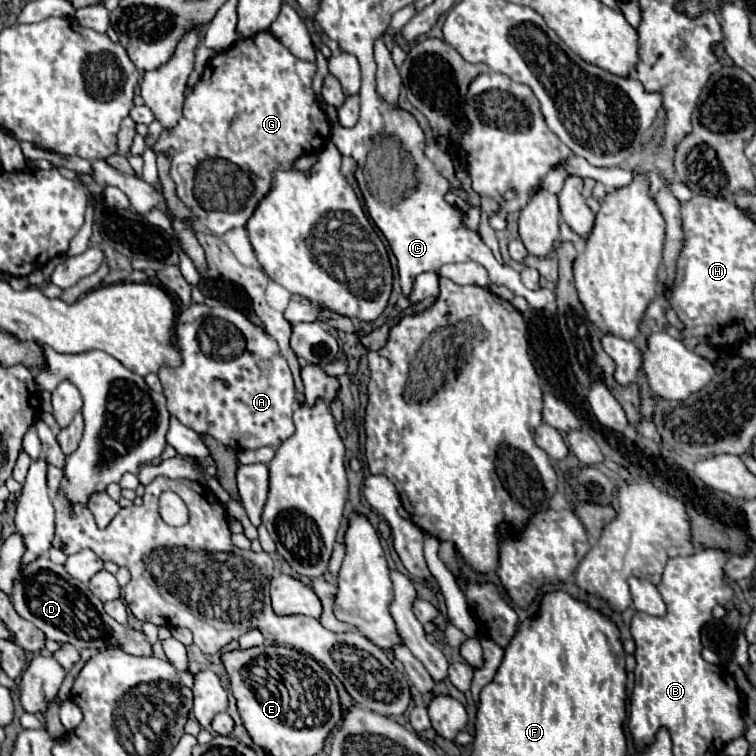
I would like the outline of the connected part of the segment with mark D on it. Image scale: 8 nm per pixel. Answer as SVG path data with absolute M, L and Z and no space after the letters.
M48 556L36 558L14 578L12 604L22 618L34 622L50 640L60 644L72 644L78 650L120 646L120 650L134 656L154 656L152 644L140 630L132 628L130 624L118 624L114 618L110 618L102 602L88 592L88 586L72 578L64 566L54 564Z

